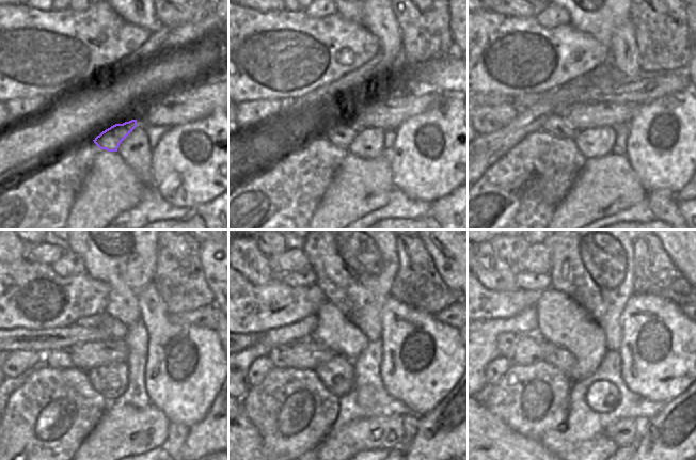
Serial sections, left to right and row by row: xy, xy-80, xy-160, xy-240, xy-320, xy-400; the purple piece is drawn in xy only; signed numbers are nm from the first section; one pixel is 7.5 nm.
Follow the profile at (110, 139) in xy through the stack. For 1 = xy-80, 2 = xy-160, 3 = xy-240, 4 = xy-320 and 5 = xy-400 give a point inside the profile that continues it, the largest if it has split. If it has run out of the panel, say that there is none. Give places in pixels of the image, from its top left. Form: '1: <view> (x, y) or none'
1: xy-80 (343, 133)
2: xy-160 (555, 125)
3: xy-240 (57, 359)
4: xy-320 (278, 354)
5: xy-400 (506, 342)

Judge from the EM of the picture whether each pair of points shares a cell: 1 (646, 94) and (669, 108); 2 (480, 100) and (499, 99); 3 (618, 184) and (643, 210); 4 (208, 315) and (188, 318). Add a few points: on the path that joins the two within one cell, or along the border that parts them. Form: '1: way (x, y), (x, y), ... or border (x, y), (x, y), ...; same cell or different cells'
1: border (678, 91), (636, 105); different cells
2: way (485, 100), (494, 99); same cell
3: border (646, 197), (614, 215); different cells
4: way (203, 316), (193, 318); same cell

